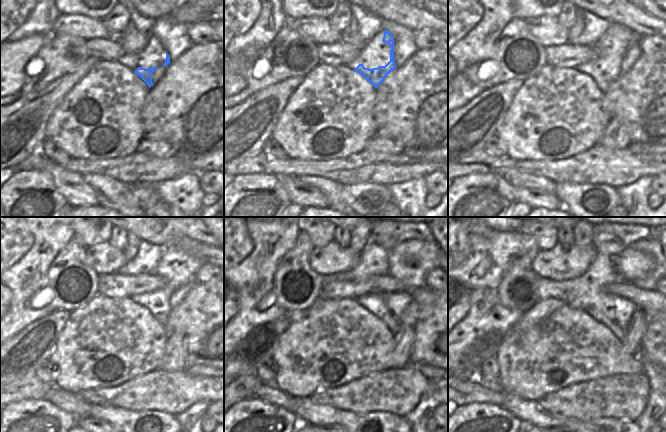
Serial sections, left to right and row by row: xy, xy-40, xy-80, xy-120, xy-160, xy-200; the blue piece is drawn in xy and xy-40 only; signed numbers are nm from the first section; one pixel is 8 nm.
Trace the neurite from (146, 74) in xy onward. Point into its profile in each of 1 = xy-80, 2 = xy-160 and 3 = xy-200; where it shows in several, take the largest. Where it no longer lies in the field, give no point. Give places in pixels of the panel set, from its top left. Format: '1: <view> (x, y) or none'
1: xy-80 (621, 37)
2: xy-160 (410, 261)
3: xy-200 (651, 245)

